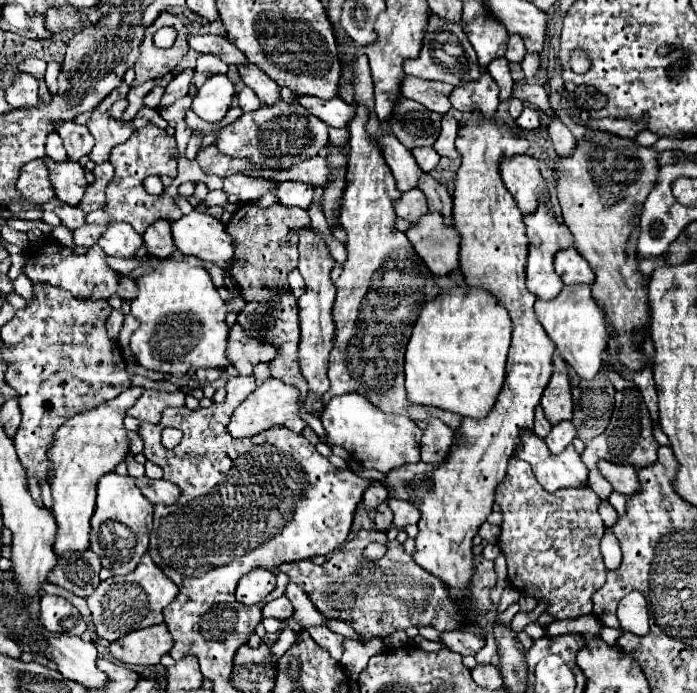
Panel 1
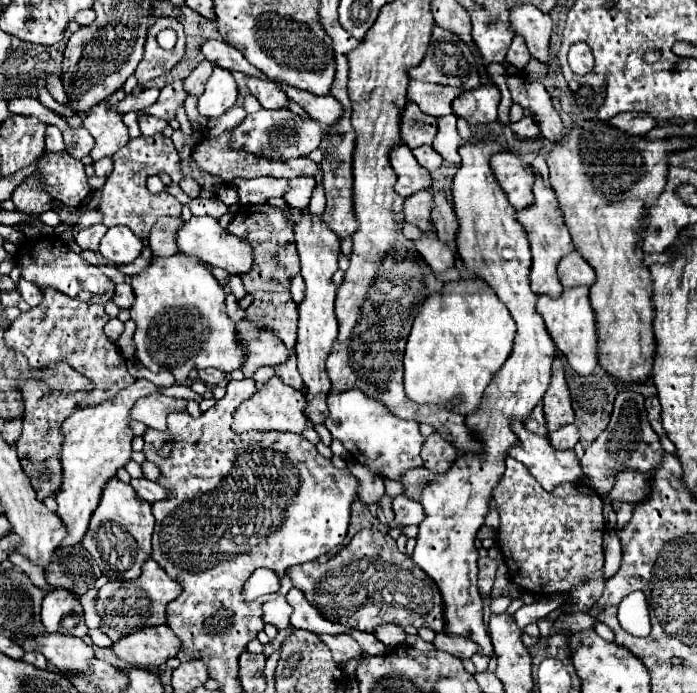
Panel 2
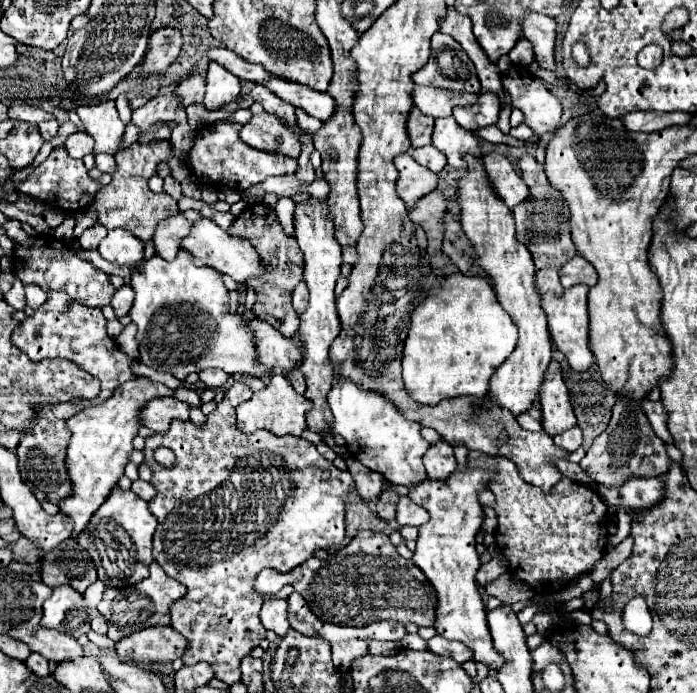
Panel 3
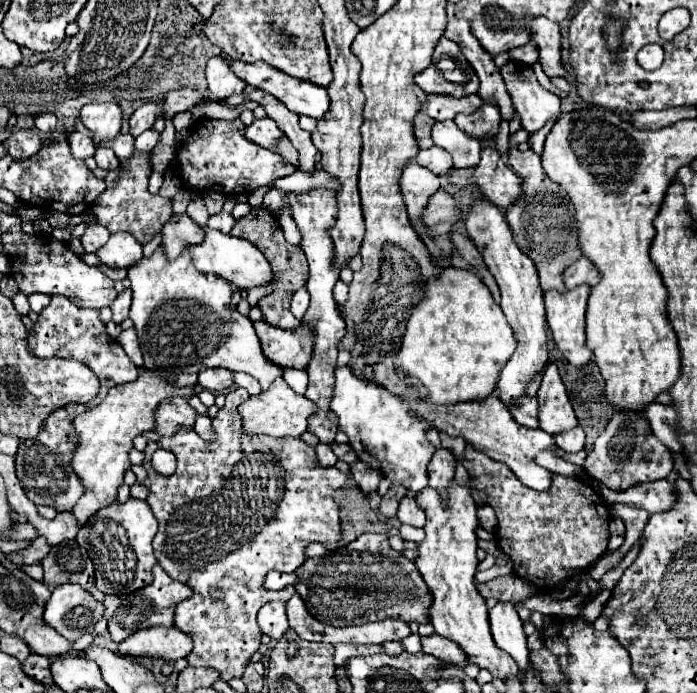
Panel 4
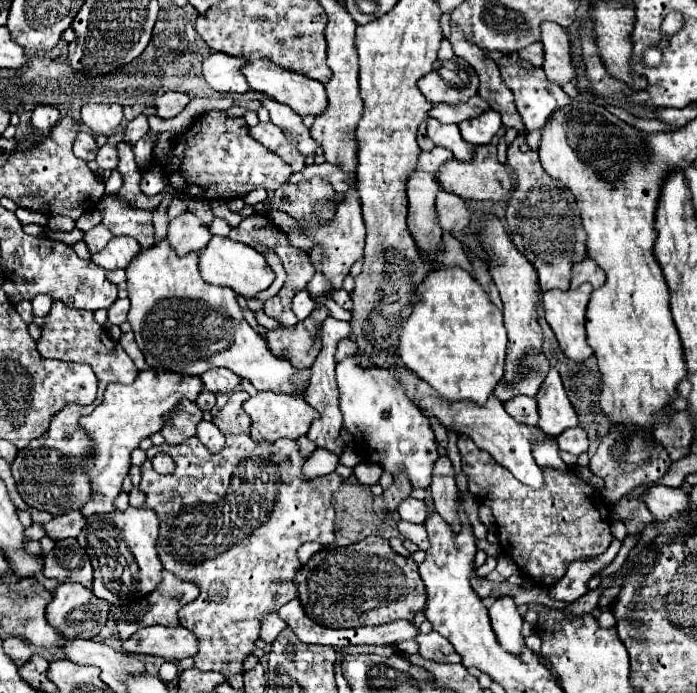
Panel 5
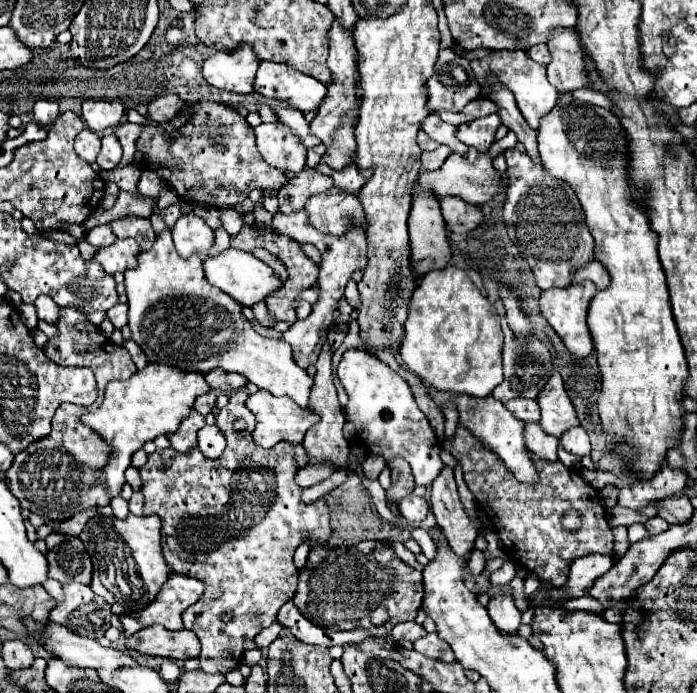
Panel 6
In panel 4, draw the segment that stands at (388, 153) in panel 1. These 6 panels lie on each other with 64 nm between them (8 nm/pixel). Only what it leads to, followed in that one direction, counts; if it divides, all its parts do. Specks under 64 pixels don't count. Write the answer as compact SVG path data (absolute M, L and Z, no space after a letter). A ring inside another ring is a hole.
M410 162L404 166L402 170L402 196L408 208L408 216L410 216L410 224L416 230L418 236L430 236L430 230L424 226L422 212L428 206L430 196L440 188L440 180L436 174L428 172L426 168L420 168L416 162Z

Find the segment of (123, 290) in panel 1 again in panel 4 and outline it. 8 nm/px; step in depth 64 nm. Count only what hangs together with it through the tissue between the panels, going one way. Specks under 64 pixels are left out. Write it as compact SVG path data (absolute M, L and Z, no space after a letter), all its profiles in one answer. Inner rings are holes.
M126 288L122 294L118 294L118 298L112 302L110 310L112 310L112 322L120 324L128 318L128 310L130 310L130 300L132 300L132 294L130 294L130 288Z

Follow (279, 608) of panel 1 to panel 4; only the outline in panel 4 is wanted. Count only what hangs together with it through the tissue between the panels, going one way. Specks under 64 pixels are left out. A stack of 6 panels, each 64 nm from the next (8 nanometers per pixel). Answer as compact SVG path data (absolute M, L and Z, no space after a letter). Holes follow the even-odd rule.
M270 602L258 612L258 624L262 634L270 636L272 640L278 640L288 630L288 618L284 612L282 602Z

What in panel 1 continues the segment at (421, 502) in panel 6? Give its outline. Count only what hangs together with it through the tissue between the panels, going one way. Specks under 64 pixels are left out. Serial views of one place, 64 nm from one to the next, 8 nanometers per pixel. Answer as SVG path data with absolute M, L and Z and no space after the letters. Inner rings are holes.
M390 498L388 504L394 512L394 526L396 528L404 528L408 524L418 524L420 510L414 504L410 504L408 500L396 500L396 498Z

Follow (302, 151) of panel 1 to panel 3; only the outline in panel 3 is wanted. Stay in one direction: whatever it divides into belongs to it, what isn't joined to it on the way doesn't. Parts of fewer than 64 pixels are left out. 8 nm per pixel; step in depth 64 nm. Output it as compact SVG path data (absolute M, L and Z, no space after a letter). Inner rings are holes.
M266 112L260 116L252 116L248 124L242 126L240 138L260 150L280 152L290 158L300 156L300 144L296 144L296 136L276 120L276 116L268 116Z

